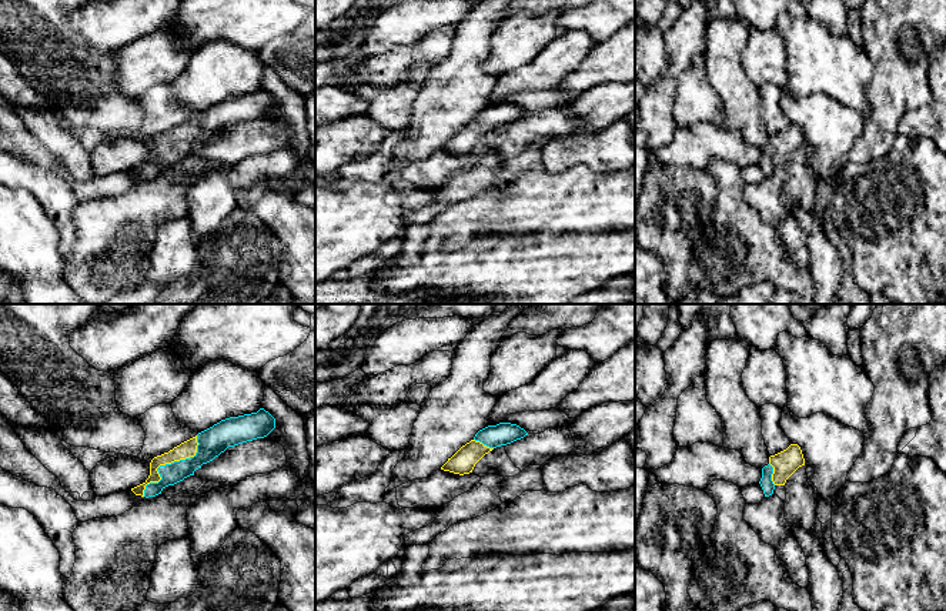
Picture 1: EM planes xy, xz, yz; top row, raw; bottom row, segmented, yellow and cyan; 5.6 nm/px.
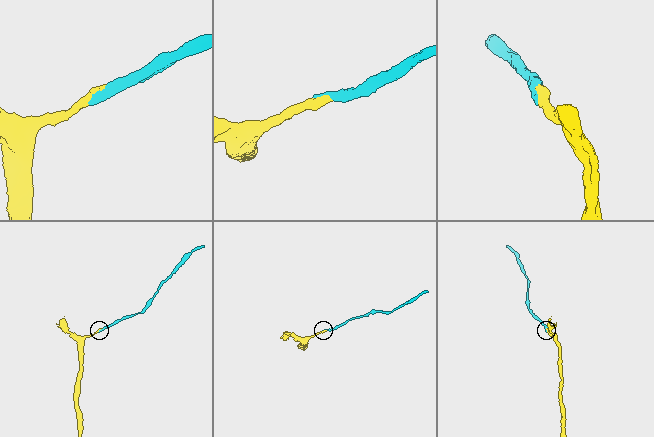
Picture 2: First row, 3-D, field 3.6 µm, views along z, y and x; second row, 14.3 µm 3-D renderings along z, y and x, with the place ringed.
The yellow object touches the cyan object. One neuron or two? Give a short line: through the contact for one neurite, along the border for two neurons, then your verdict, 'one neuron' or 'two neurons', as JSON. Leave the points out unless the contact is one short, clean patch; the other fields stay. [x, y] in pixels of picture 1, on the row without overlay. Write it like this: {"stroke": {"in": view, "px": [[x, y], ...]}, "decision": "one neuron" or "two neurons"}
{"stroke": {"in": "xy", "px": [[187, 129], [167, 143], [180, 143], [209, 127]]}, "decision": "one neuron"}

